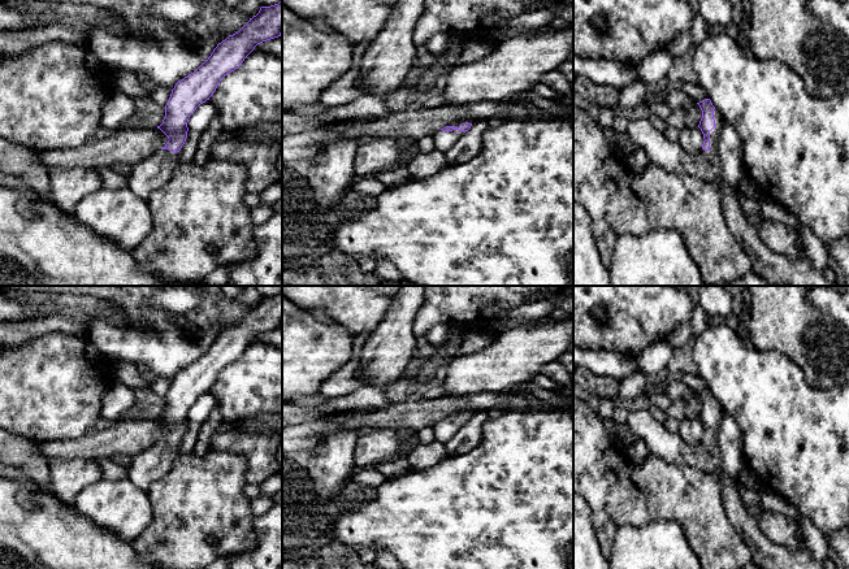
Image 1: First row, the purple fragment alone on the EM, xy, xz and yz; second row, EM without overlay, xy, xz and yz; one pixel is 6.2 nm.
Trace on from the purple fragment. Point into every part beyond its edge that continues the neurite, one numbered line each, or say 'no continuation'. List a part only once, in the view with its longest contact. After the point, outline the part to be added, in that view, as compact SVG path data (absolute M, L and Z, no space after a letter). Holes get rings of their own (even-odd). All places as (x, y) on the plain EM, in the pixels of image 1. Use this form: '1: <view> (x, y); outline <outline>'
1: yz (670, 447); outline M714 400L715 418L710 422L710 440L688 444L679 434L670 433L664 424L658 422L647 411L631 411L627 425L640 438L649 453L668 464L686 465L701 472L719 475L722 496L731 524L751 550L753 563L763 569L826 569L823 561L813 557L801 524L797 525L802 547L792 550L771 542L761 530L757 518L751 516L741 500L738 485L723 470L718 435L722 431L723 412Z

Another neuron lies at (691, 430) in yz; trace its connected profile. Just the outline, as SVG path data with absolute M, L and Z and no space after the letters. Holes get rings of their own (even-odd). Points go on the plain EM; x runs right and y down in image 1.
M698 417L684 418L679 426L679 435L688 444L696 444L702 440L703 431L703 425Z

